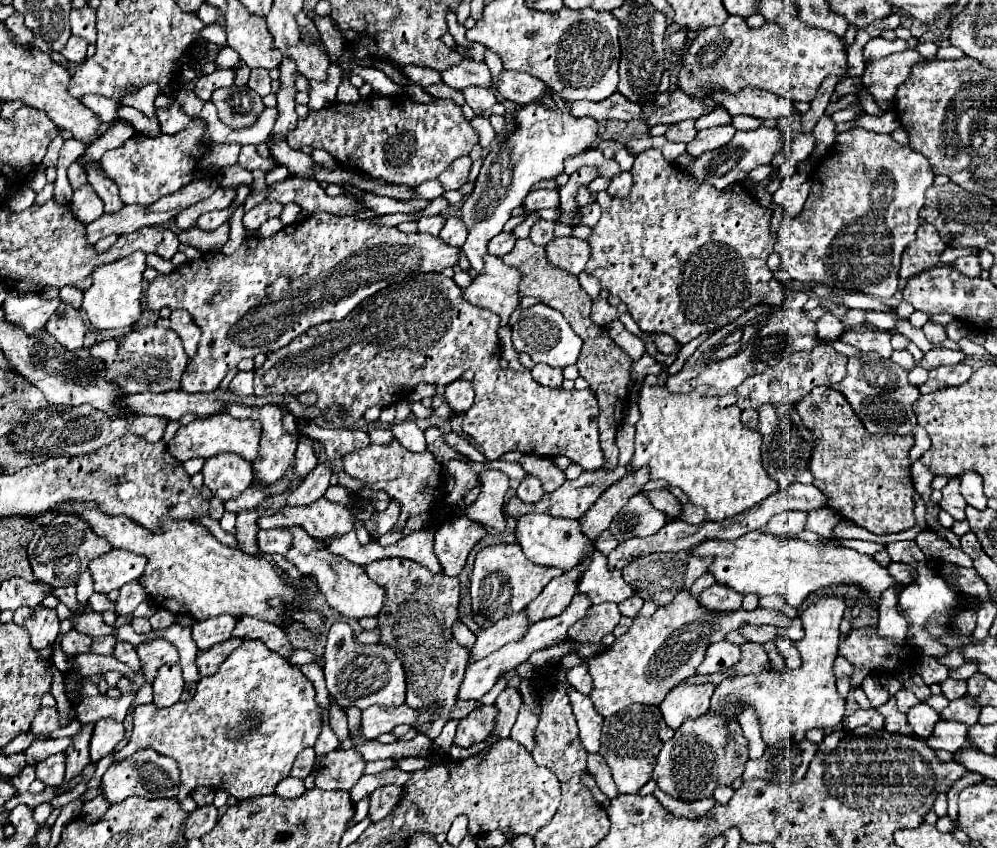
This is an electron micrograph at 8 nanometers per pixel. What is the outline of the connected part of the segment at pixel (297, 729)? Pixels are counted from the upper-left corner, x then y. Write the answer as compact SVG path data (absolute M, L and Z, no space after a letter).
M244 640L214 674L204 676L198 682L196 694L190 702L178 702L166 710L156 708L154 704L136 706L132 738L126 748L114 754L114 764L142 748L152 748L160 754L174 756L182 770L178 800L190 796L198 786L226 790L240 800L274 794L276 784L290 774L298 752L306 746L314 746L322 730L320 706L316 704L314 694L312 682L300 672L298 666L288 664L280 654L268 650L258 640Z

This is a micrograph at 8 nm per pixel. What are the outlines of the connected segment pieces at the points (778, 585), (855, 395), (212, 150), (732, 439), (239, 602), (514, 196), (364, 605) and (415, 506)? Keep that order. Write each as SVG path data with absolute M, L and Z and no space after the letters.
M760 530L744 534L742 538L732 542L702 542L694 546L690 554L714 556L710 572L714 574L716 582L722 582L724 586L734 588L740 594L750 594L750 592L758 596L780 594L780 596L786 596L786 600L794 608L800 608L802 602L818 590L852 584L860 588L864 596L870 600L870 606L878 610L882 592L886 592L888 588L894 588L896 594L900 594L906 586L894 580L890 572L884 566L880 566L872 556L860 554L852 548L834 546L830 542L808 544L802 540L780 540Z
M878 354L850 356L848 376L834 386L852 406L856 416L862 420L868 432L898 432L898 434L914 434L916 414L912 412L912 404L920 398L920 390L908 384L908 372L902 370L892 360L880 358Z
M192 118L192 122L182 132L172 136L162 132L154 138L136 134L130 138L130 142L126 142L126 146L110 150L100 158L102 170L118 184L120 200L124 204L150 204L150 200L172 194L194 178L202 178L202 174L218 174L222 168L234 166L238 162L242 144L206 142L202 138L204 132L206 122L202 118Z
M658 376L644 378L640 392L642 398L638 398L640 420L635 424L635 452L632 457L634 470L648 468L650 480L662 478L670 482L670 486L682 488L690 496L690 502L706 508L708 518L716 522L752 508L778 490L776 482L766 474L762 466L762 434L742 426L740 422L742 410L736 404L736 390L730 390L724 396L702 394L698 390L688 394L672 394L666 390L666 386L652 382L658 382Z
M64 502L64 504L58 504L54 510L48 510L40 516L34 516L30 518L32 522L38 522L42 526L50 524L56 516L60 514L66 514L66 516L76 516L76 518L82 518L94 534L106 538L114 548L124 548L128 552L134 552L134 554L142 554L148 558L148 564L146 564L146 570L144 574L138 578L138 582L142 582L144 590L148 592L150 598L154 598L154 602L164 608L164 610L170 610L172 614L190 614L194 616L196 620L206 620L206 618L212 618L212 616L220 616L220 614L232 614L232 616L252 616L252 618L260 618L260 620L266 620L266 622L272 622L272 624L280 624L282 620L282 614L286 616L292 616L292 610L278 610L278 608L272 608L268 604L270 598L274 596L282 596L288 604L292 604L294 608L302 608L300 606L300 596L296 594L296 590L292 586L288 586L280 576L278 572L274 570L274 566L266 560L266 558L254 558L250 554L244 554L242 550L238 548L230 548L230 546L224 546L220 540L216 540L200 522L194 522L194 520L176 520L176 518L164 518L156 530L148 530L144 526L138 526L134 520L126 518L126 516L110 516L106 512L102 512L98 508L96 502Z
M548 88L548 96L554 100L556 110L550 110L542 100L520 106L514 112L516 128L504 140L494 142L488 148L482 170L476 178L474 192L466 196L462 204L462 220L468 228L468 240L462 246L470 266L482 274L484 272L484 256L488 254L488 242L502 232L514 208L518 208L530 188L548 178L556 178L564 172L564 160L592 146L598 138L598 122L588 116L572 116L570 102L564 102L554 90Z
M292 530L292 536L294 536L294 546L292 546L292 552L286 554L286 558L292 564L296 564L296 568L304 576L314 576L320 592L326 596L328 604L334 610L338 610L342 616L356 618L356 620L364 616L378 616L386 600L386 590L378 586L374 580L370 580L364 568L360 568L358 564L352 564L346 558L338 558L330 554L328 550L322 550L322 546L318 546L318 540L310 538L304 530Z
M396 438L388 444L376 446L370 444L362 450L350 452L344 456L344 470L352 478L360 480L366 484L370 490L386 490L392 500L398 500L402 504L402 514L394 530L402 530L406 524L406 518L424 510L430 510L436 506L436 502L444 502L444 478L442 478L442 464L434 460L434 456L424 450L424 452L410 452L406 450Z

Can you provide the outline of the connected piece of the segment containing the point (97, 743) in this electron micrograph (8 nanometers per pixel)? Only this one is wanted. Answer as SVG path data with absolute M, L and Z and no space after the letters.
M102 718L94 726L90 742L90 758L100 760L112 752L112 748L124 738L124 726L112 718Z

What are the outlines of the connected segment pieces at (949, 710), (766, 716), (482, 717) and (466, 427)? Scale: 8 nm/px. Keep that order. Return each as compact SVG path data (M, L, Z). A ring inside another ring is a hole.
M958 698L954 702L950 702L944 710L942 710L942 718L954 718L966 726L974 726L976 720L978 720L978 714L980 714L980 708L978 706L972 706L966 702L966 698Z
M820 598L812 608L802 614L804 638L796 644L802 656L802 666L792 672L760 672L748 676L728 678L718 684L714 698L710 702L710 712L726 714L736 718L738 710L744 704L752 704L758 712L762 738L768 746L788 738L794 730L810 728L836 728L846 712L846 700L836 690L834 661L838 656L838 638L840 622L844 616L844 602L840 598Z
M480 706L472 710L466 718L458 720L454 744L462 748L470 748L474 742L482 742L486 734L494 728L494 706Z
M414 274L406 280L402 280L402 284L394 284L394 286L388 286L386 290L380 290L378 294L370 296L366 302L362 302L362 306L358 306L358 310L354 310L354 314L350 314L350 318L344 318L342 322L324 322L322 326L314 326L310 330L306 330L306 334L300 334L298 338L294 338L294 342L290 342L290 346L284 346L280 348L278 352L272 352L268 354L266 362L256 368L254 372L254 394L262 396L262 394L284 394L284 392L290 392L290 394L302 394L302 392L316 392L318 394L318 408L324 412L324 424L330 426L330 428L344 428L344 426L352 426L354 422L358 422L364 412L372 406L390 406L390 404L396 404L396 402L402 402L408 398L408 394L420 384L420 382L426 382L426 384L450 384L456 376L462 376L466 370L472 370L476 376L474 376L474 391L475 399L471 408L463 417L462 430L466 436L470 436L484 452L484 456L488 460L498 460L504 452L514 452L518 450L520 454L536 454L536 456L546 456L546 458L554 458L554 456L568 456L572 458L576 464L582 466L582 470L600 470L606 460L604 460L604 454L602 454L602 448L598 444L598 402L596 402L596 394L586 388L586 390L564 390L564 388L544 388L540 384L536 384L530 376L528 370L502 370L498 360L500 360L500 350L498 350L498 326L500 326L500 318L496 314L490 314L490 310L486 308L478 308L470 302L466 302L462 298L462 290L454 284L454 280L446 278L444 274ZM344 406L348 410L346 416L338 416L338 408Z

